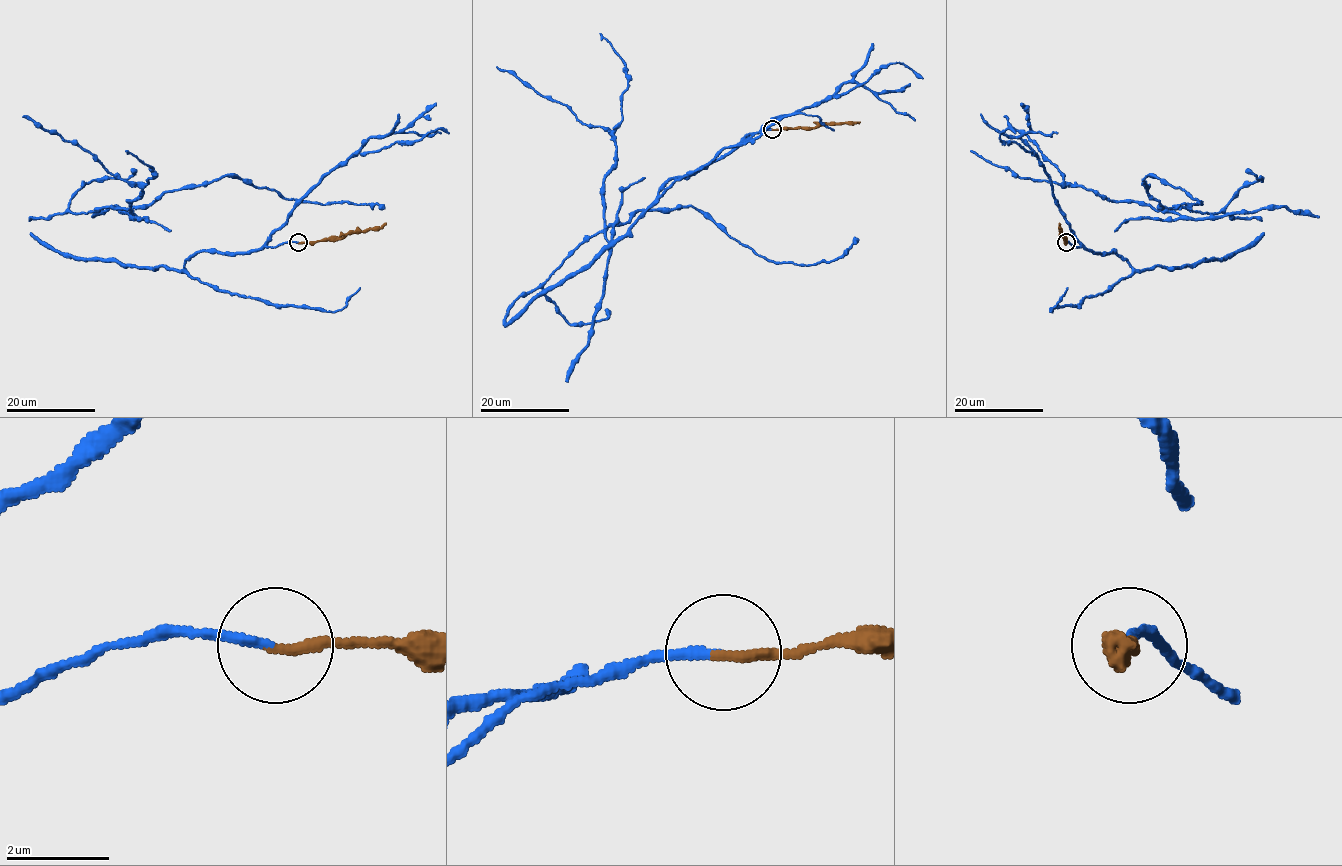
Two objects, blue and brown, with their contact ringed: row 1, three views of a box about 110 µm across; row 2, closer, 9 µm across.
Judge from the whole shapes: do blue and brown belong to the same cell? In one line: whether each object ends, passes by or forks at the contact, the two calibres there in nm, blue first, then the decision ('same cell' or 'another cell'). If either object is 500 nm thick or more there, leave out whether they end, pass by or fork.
blue ends there; brown ends there; 160 nm thick on the blue side, 220 nm on the other; same cell

